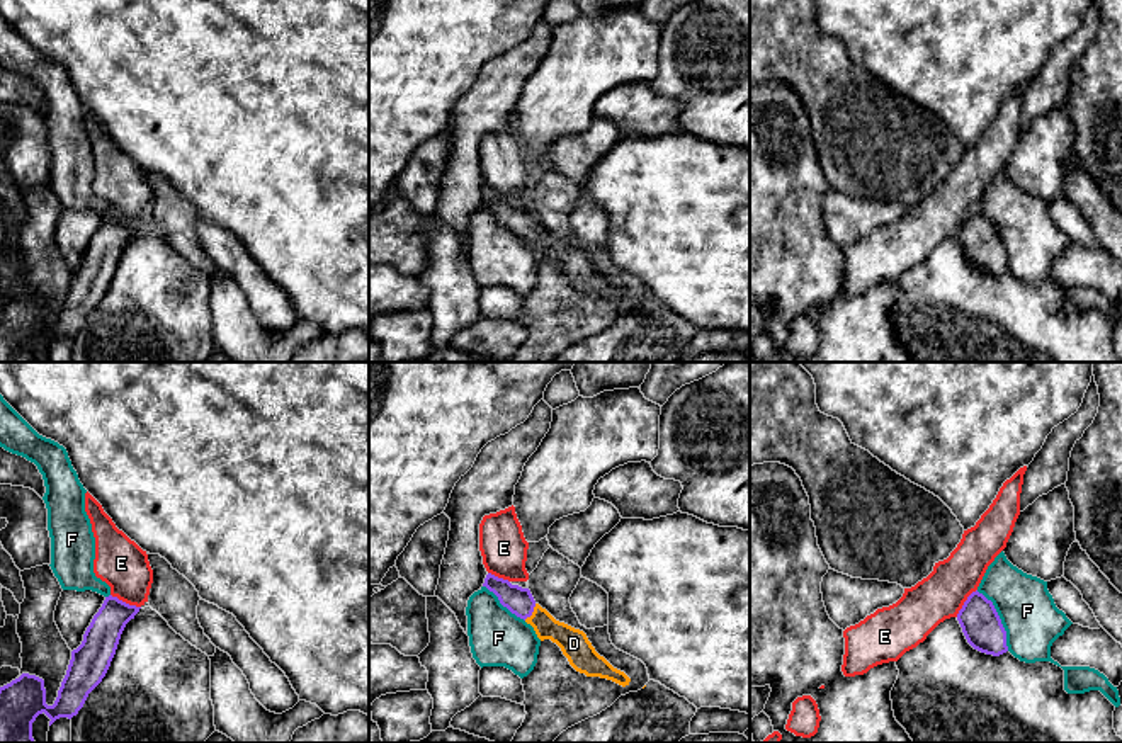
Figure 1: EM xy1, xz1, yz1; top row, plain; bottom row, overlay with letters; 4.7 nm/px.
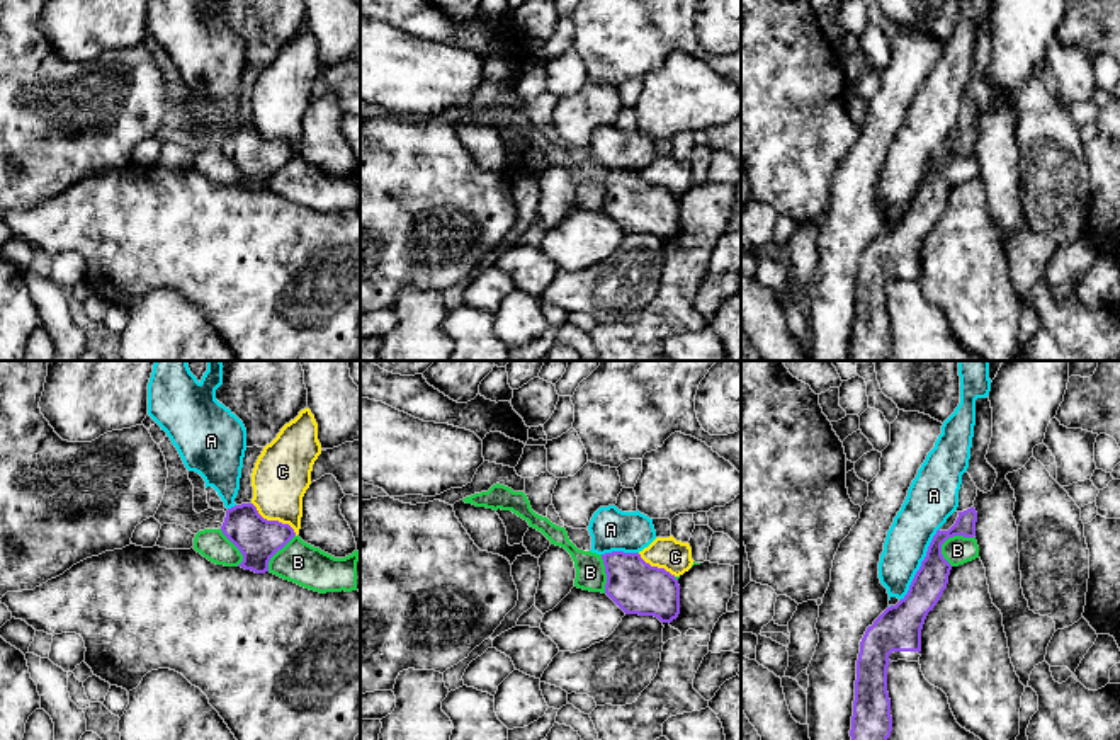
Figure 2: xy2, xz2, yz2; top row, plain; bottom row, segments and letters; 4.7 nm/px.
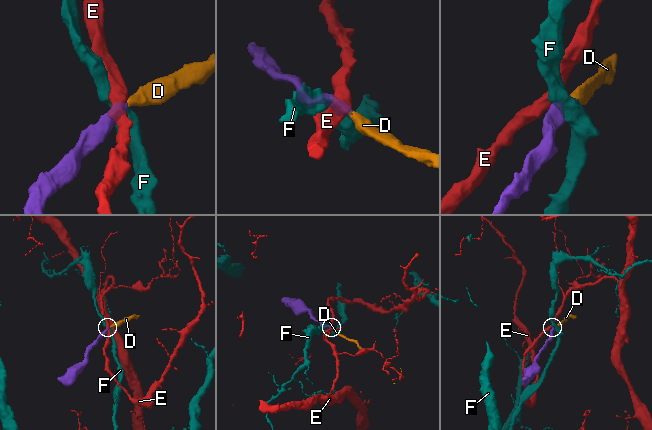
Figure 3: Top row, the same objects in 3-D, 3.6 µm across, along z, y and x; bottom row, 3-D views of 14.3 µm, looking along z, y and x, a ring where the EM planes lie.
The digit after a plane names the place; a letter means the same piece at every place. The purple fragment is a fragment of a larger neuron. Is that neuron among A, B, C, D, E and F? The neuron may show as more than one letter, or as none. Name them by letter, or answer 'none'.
D

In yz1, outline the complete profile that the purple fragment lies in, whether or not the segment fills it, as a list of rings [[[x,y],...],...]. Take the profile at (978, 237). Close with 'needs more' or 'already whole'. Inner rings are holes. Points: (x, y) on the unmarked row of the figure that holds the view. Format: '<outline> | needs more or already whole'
[[[978,209],[972,211],[957,233],[967,262],[986,274],[1000,275],[1008,270],[1006,250],[993,224]]] | already whole

